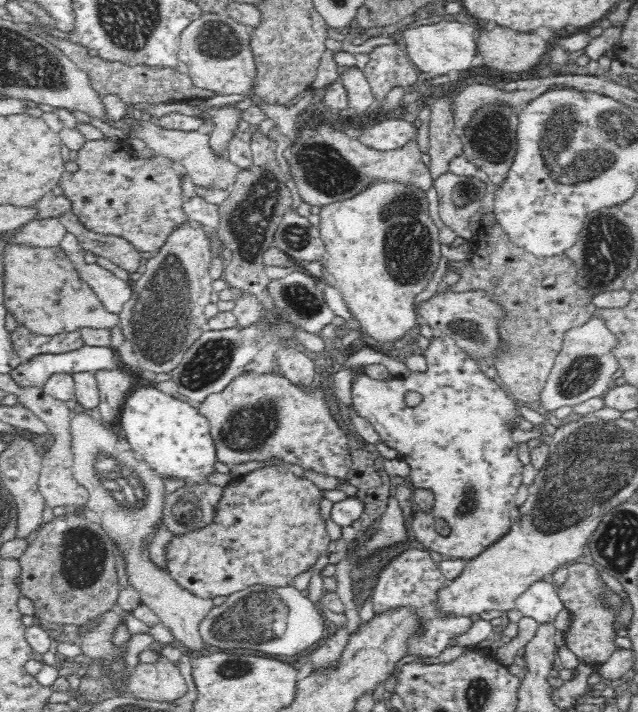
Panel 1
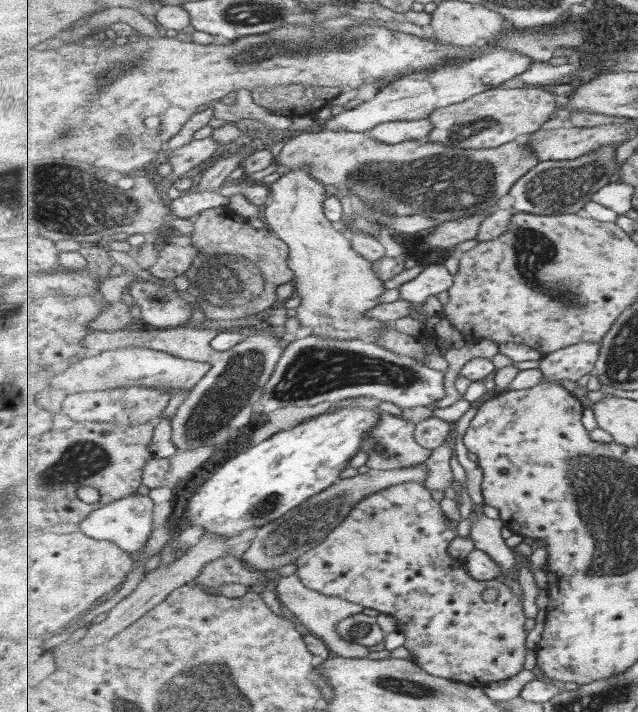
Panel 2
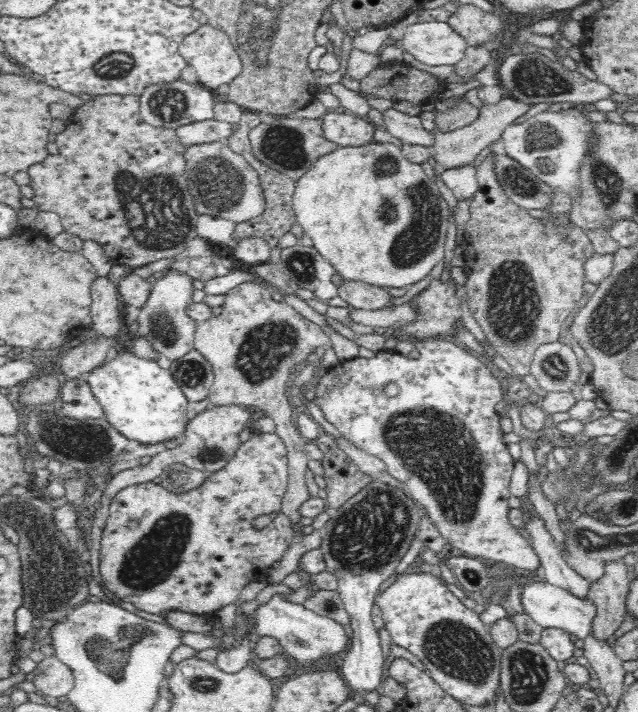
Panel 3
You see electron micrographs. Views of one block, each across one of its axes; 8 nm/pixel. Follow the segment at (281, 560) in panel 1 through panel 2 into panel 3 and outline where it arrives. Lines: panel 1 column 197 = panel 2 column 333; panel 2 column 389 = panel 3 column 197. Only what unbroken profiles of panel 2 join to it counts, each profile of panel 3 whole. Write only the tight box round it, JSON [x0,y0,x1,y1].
[99,433,295,618]

